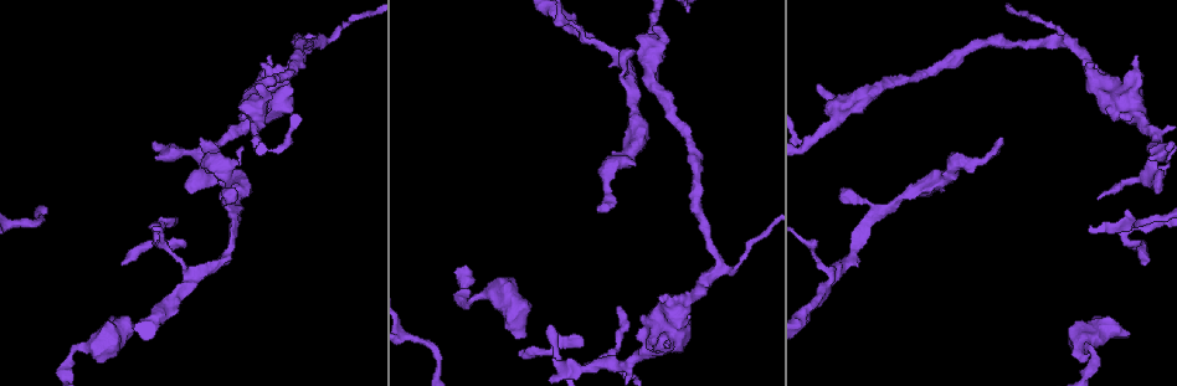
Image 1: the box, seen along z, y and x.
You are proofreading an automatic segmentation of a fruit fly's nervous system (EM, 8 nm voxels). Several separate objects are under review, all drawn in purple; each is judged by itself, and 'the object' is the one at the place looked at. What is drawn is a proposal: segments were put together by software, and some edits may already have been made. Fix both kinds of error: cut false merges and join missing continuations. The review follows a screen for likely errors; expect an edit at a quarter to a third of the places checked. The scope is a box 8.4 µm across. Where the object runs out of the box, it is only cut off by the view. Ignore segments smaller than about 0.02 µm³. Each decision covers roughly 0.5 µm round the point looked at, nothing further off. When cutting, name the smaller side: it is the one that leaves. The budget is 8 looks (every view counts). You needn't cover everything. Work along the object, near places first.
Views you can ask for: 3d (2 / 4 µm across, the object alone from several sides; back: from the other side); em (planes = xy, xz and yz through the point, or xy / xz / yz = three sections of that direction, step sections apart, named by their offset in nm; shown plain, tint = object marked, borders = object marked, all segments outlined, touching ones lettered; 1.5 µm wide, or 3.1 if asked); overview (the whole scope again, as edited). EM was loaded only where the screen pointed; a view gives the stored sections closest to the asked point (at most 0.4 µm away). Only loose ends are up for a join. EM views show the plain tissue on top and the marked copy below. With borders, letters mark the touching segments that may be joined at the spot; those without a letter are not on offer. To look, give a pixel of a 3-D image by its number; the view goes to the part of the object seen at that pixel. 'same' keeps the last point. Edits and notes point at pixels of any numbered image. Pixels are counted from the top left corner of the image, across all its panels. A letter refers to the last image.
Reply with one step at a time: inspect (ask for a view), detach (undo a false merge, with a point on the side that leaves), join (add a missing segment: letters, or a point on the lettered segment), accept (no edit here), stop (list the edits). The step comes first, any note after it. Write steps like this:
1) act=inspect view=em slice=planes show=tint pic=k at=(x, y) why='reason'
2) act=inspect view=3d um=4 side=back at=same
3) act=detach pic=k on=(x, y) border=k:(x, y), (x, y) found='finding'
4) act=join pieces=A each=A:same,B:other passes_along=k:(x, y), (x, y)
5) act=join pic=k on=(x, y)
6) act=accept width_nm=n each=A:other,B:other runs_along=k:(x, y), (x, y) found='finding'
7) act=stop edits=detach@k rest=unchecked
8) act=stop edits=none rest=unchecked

act=inspect view=em slice=xy step=8 show=tint pic=1 at=(652, 27)

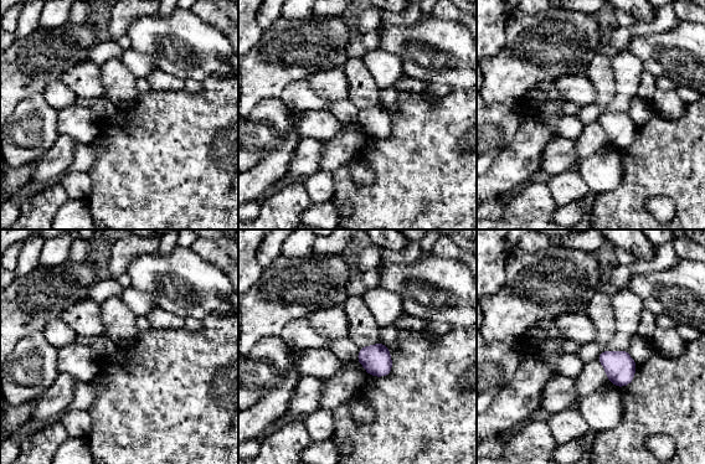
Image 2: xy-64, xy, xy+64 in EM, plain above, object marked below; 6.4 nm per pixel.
act=inspect view=em slice=planes show=borders at=same

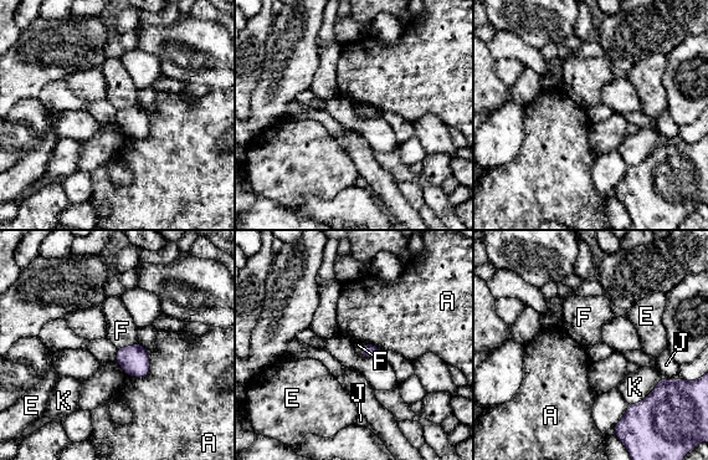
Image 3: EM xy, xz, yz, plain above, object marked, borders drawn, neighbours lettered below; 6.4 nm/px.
act=accept each=A:other,E:other,F:other,J:other,K:other found='none of them fits'

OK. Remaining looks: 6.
act=inspect view=em slice=xz step=8 show=borders pic=1 at=(667, 346) why='branch stops here'

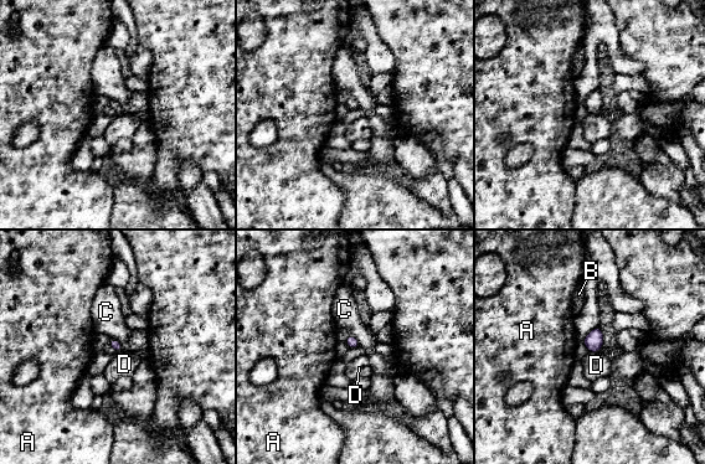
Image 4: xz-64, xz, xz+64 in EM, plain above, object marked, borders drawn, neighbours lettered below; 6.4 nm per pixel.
act=accept each=A:other,B:other,C:other,D:other border=4:(588, 351), (597, 352) found='no lettered segment goes on from it'

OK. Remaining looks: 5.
act=inspect view=3d um=2 pic=1 at=(1121, 232) why='abrupt turn'

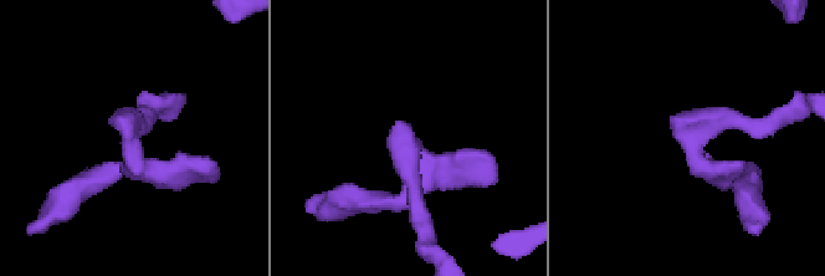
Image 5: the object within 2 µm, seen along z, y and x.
act=inspect view=em slice=planes show=borders pic=5 at=(692, 145) why='need the tissue'

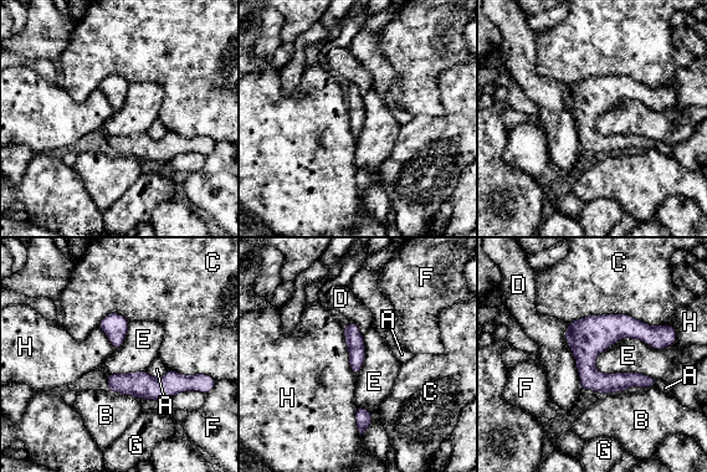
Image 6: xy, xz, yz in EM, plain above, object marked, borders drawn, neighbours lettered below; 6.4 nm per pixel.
act=accept width_nm=110 each=A:other,B:other,C:other,D:other,E:other,F:other,G:other,H:other border=6:(568, 323), (565, 342), (582, 386) found='continuous, no second neuron'

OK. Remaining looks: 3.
act=stop edits=none rest=unchecked

